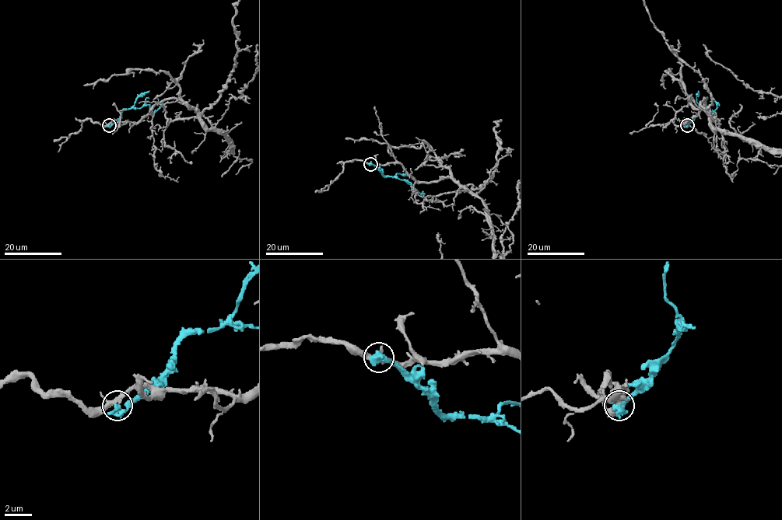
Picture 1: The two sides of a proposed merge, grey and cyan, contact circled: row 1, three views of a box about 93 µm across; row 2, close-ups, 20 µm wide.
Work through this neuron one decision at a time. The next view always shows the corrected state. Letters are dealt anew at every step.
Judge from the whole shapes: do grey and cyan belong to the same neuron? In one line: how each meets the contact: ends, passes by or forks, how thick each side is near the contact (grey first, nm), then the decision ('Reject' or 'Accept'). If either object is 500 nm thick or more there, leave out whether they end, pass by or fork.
Thickness 320 nm (grey) against 550 nm. Reject

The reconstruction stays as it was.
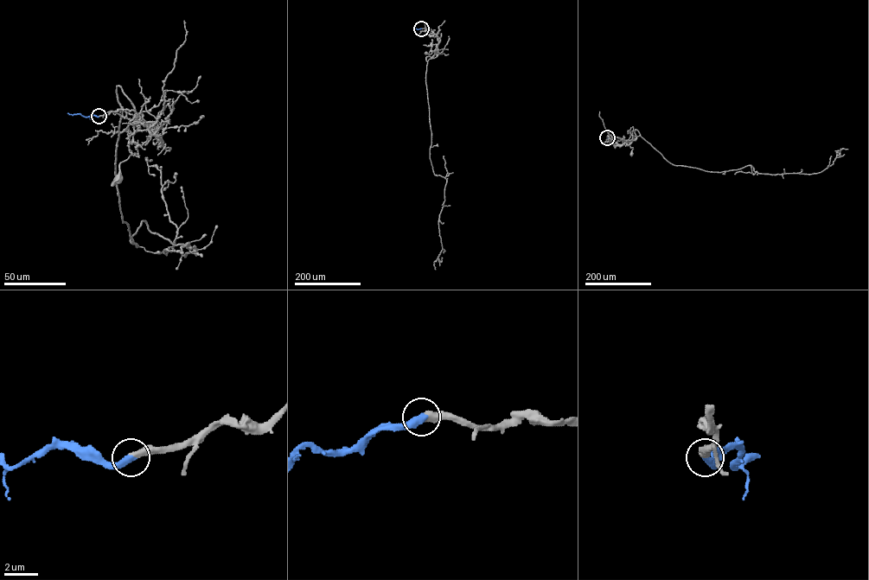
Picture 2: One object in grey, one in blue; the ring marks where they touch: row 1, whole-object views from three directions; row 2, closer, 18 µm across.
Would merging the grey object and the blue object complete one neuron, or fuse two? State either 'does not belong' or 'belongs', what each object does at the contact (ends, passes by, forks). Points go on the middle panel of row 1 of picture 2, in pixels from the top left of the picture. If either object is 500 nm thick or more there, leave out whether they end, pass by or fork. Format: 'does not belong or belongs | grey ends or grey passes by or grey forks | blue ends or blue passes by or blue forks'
belongs | grey ends | blue ends

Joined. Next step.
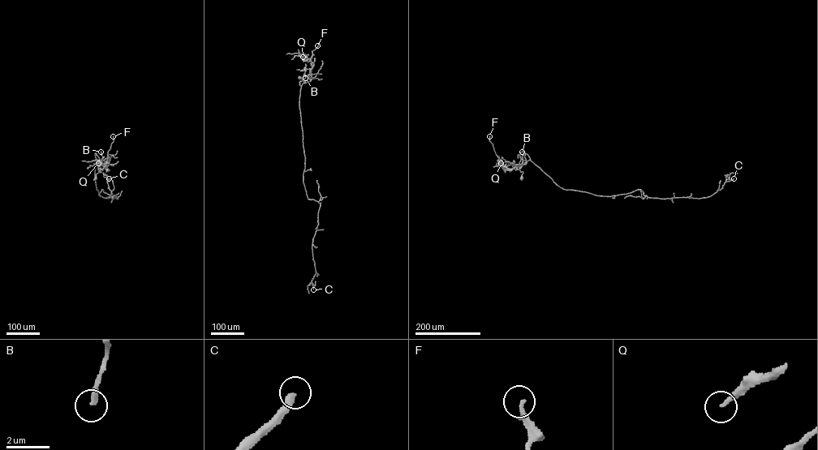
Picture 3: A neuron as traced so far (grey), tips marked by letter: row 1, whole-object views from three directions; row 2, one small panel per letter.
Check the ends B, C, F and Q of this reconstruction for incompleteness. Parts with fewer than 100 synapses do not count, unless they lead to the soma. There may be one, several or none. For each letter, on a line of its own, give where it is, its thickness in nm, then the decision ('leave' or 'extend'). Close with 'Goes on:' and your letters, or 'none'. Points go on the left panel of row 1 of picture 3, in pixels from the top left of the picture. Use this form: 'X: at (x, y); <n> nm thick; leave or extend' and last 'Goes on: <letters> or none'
B: at (101, 152); 240 nm thick; leave
C: at (109, 178); 280 nm thick; leave
F: at (113, 136); 240 nm thick; leave
Q: at (98, 163); 280 nm thick; leave
Goes on: none

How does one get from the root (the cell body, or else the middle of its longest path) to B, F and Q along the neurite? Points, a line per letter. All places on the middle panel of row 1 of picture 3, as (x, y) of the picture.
B: (300, 77), (303, 79), (305, 75), (311, 74), (305, 78)
F: (300, 77), (303, 79), (309, 75), (312, 66), (308, 58), (317, 45)
Q: (300, 77), (303, 79), (308, 75), (312, 67), (311, 60), (305, 55), (303, 57)

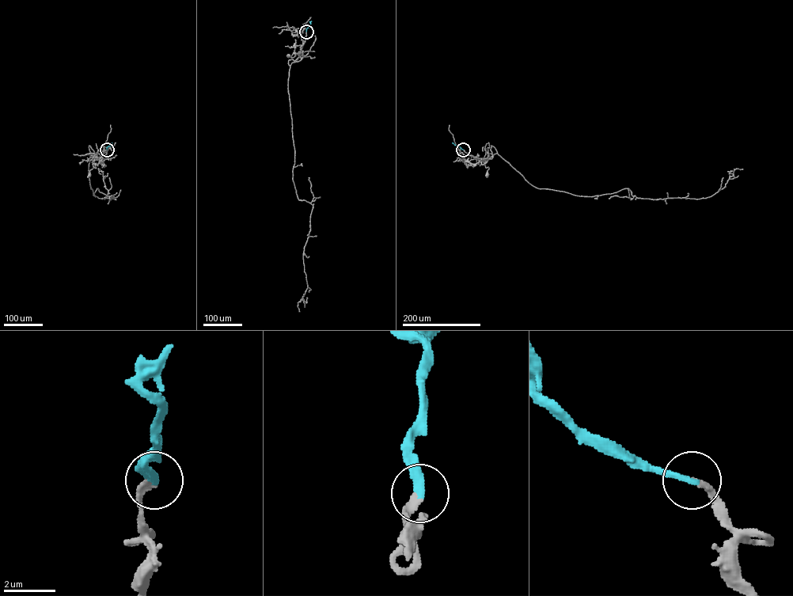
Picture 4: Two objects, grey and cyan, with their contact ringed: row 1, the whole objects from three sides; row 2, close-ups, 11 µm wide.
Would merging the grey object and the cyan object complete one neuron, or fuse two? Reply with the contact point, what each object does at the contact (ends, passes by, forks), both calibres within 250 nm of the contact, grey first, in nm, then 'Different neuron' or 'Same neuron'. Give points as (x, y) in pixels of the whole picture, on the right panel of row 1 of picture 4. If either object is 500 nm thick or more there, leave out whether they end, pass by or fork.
Place: (463, 149). At the ring grey ends. At the ring cyan ends. Thickness 240 nm (grey) against 300 nm. Same neuron

